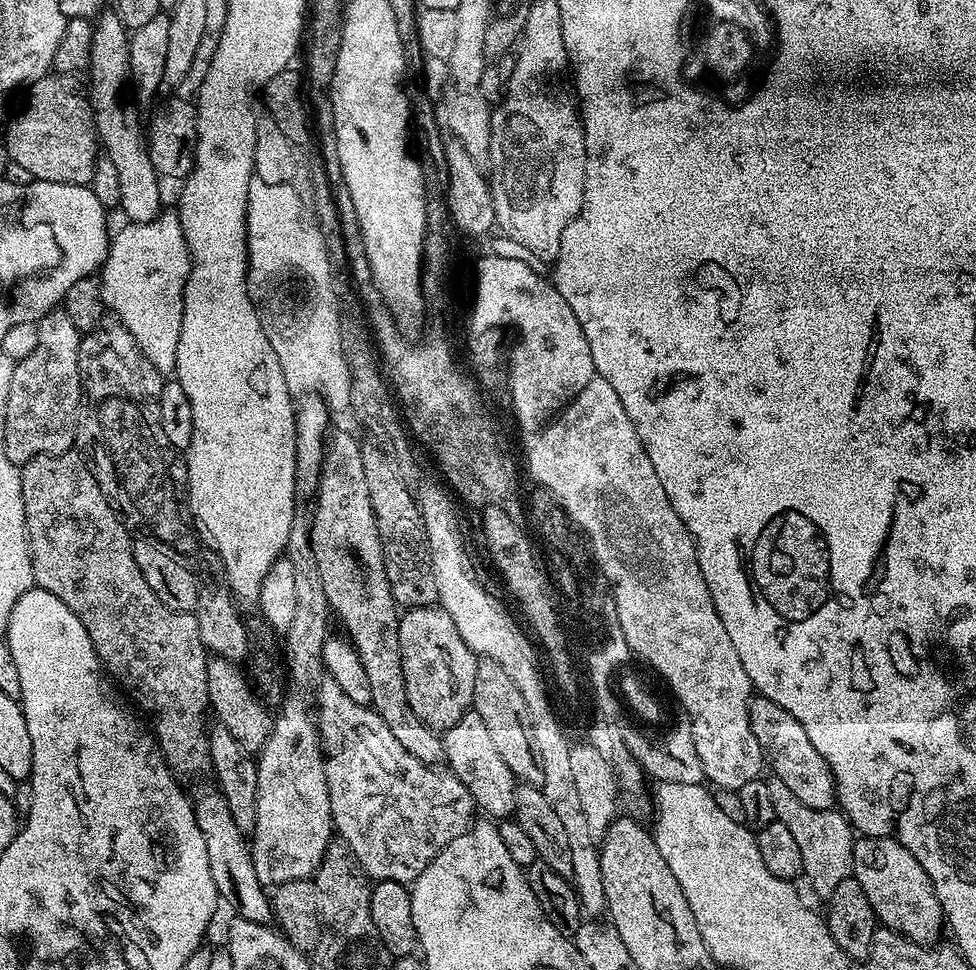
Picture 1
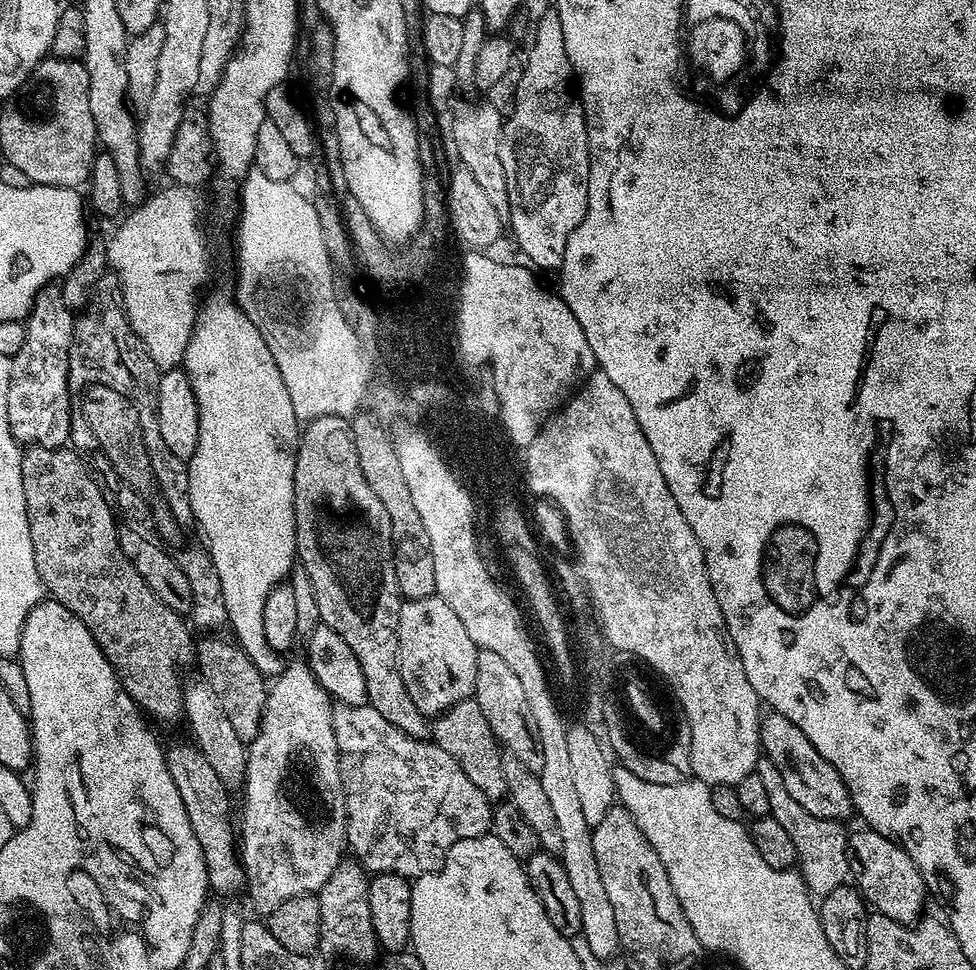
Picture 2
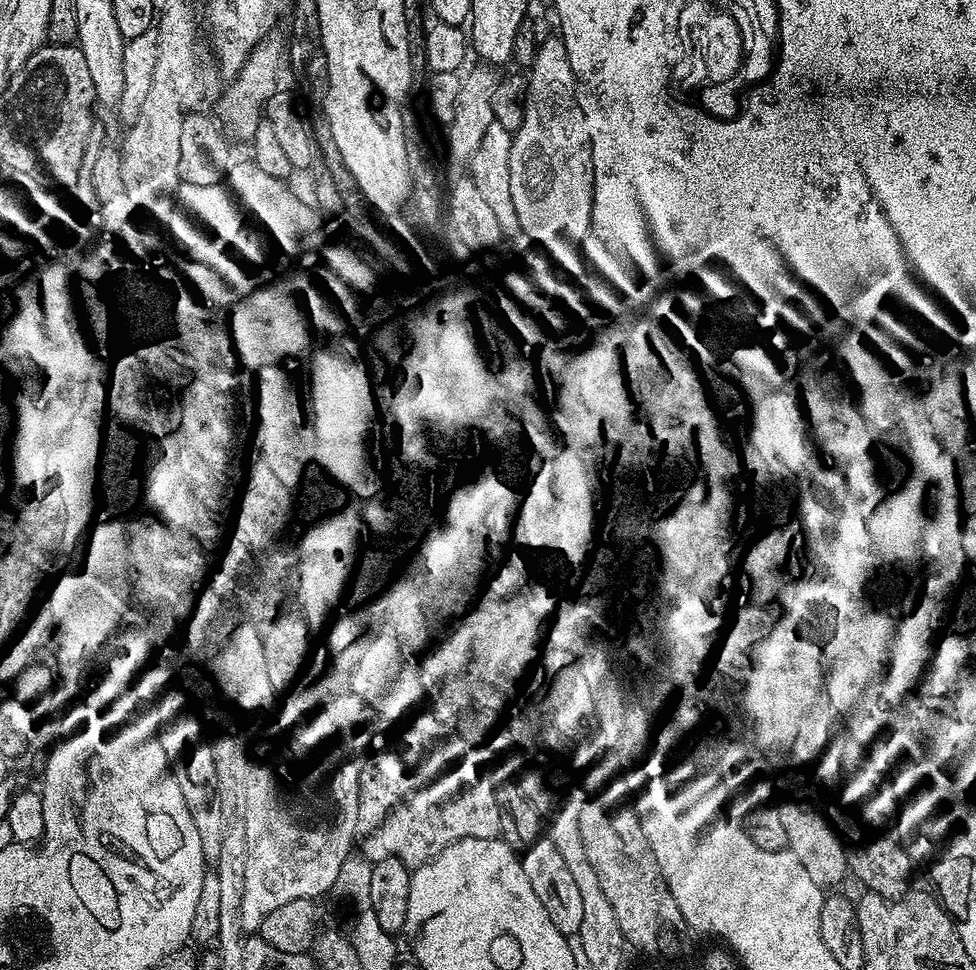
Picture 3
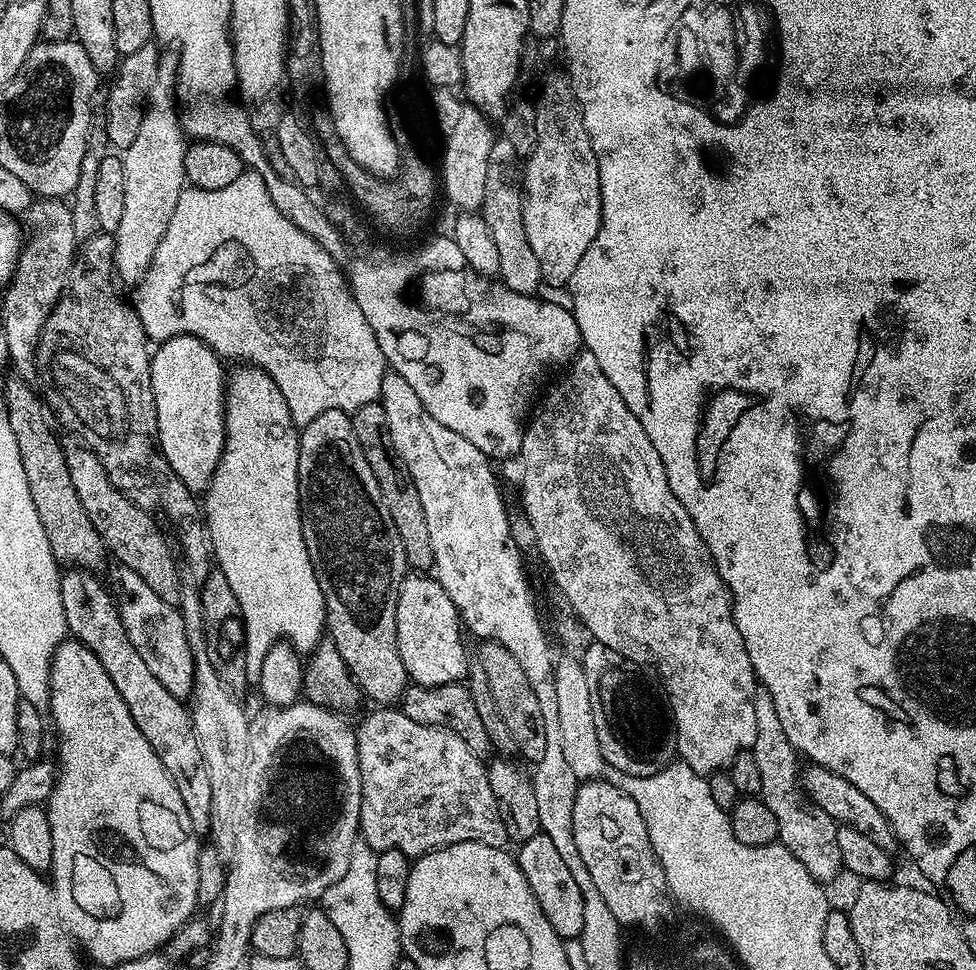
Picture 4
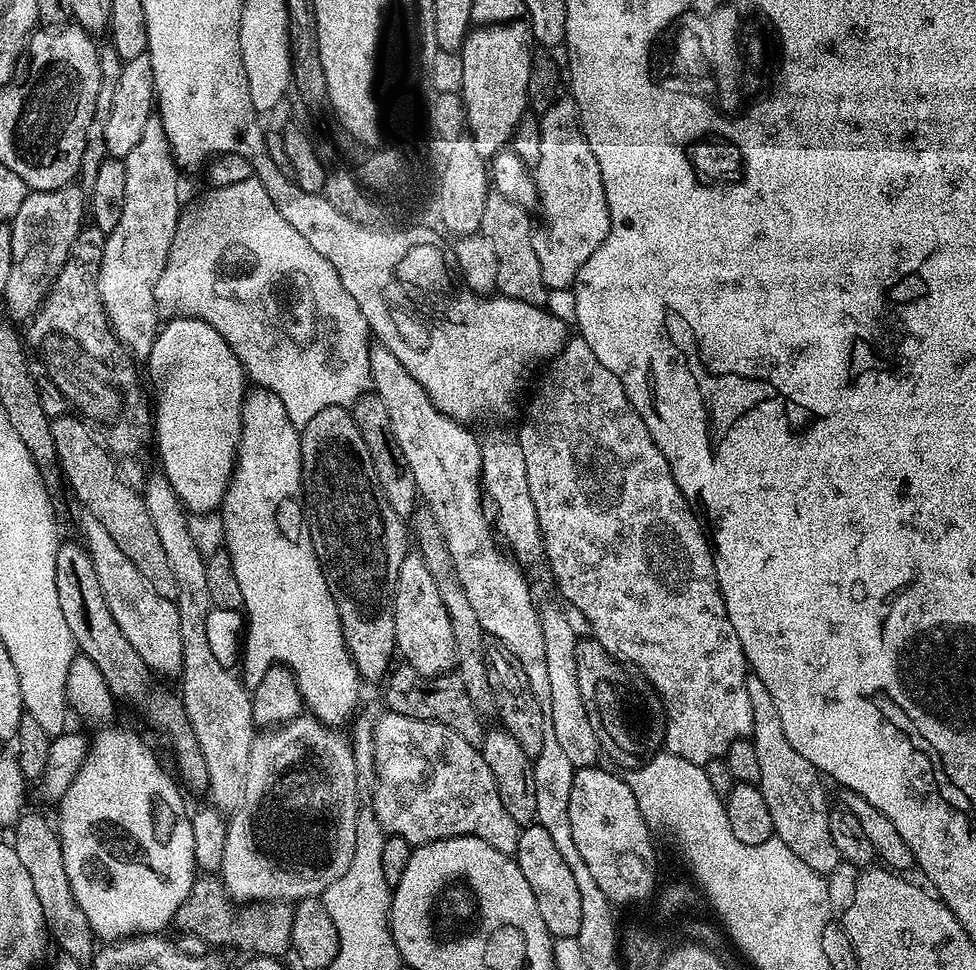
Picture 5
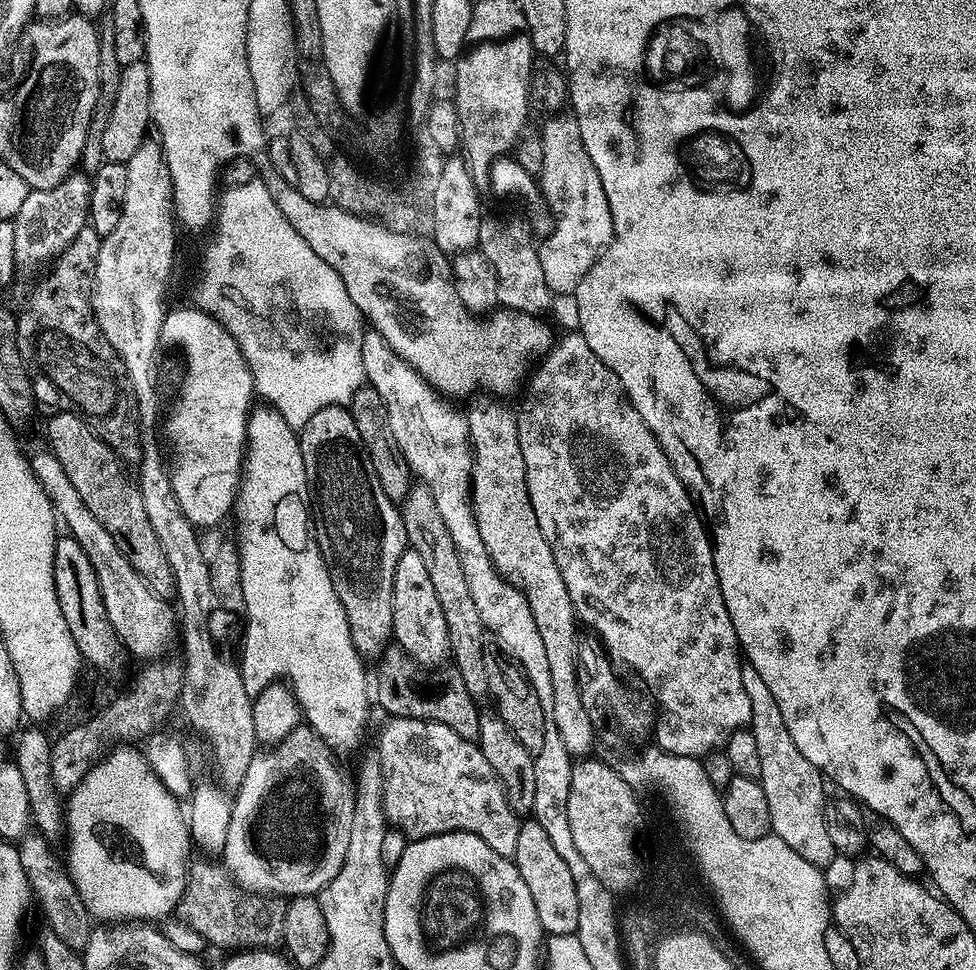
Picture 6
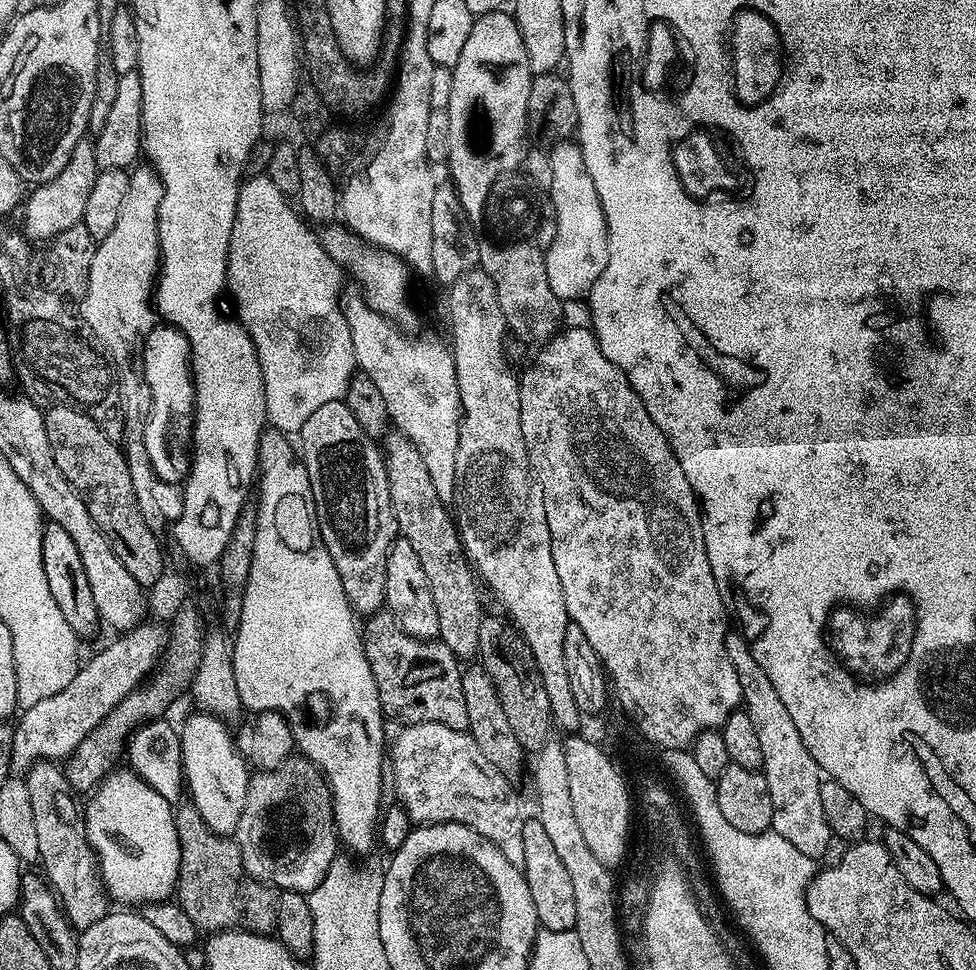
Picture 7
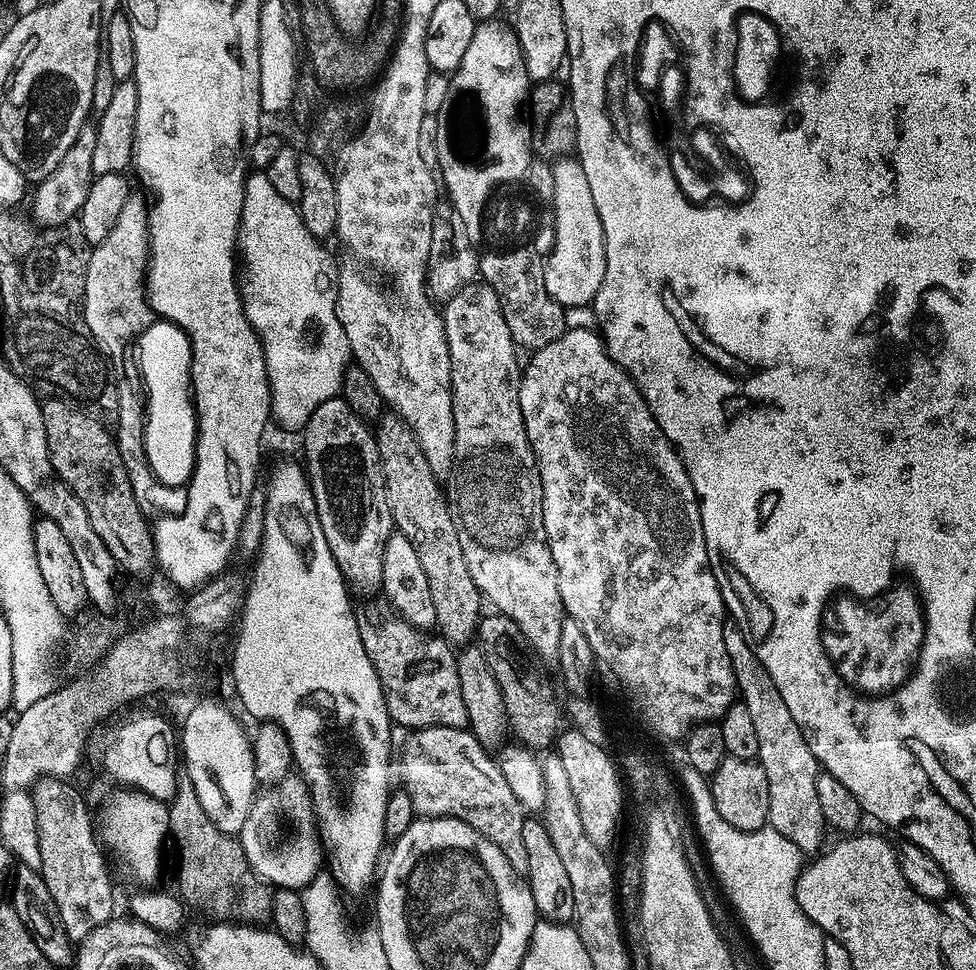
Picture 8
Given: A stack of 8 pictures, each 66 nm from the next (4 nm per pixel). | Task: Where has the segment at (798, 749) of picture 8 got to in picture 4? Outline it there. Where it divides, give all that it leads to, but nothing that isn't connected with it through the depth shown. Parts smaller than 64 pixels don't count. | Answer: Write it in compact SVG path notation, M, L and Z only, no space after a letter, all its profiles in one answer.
M763 686L757 687L754 698L754 722L758 722L758 734L754 738L754 746L750 751L757 760L757 766L766 770L761 778L759 795L765 804L770 806L772 813L778 818L778 840L810 870L815 880L827 882L842 872L842 850L838 850L838 827L836 821L826 814L817 804L802 791L801 785L792 779L797 779L798 772L792 767L796 764L798 753L786 738L786 730L782 730L782 722L778 718L778 710L774 710L774 702Z

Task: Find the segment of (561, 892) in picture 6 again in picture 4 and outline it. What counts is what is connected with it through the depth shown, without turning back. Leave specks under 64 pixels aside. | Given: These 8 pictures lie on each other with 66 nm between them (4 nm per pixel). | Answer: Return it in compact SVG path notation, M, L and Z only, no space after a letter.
M542 831L534 834L534 838L526 838L519 848L520 852L515 853L516 864L522 870L534 898L538 898L538 906L542 906L546 922L554 926L561 941L579 938L582 934L582 890L578 890L578 882L574 882L574 877L566 867L566 861L558 854L550 834Z

